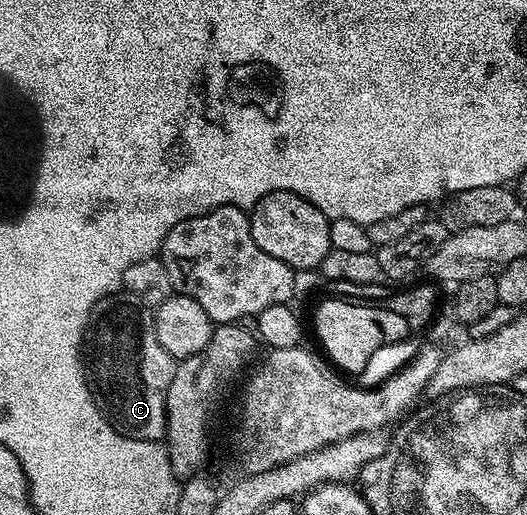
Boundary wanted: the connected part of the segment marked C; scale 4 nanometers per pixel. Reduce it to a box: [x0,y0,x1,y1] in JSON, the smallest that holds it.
[81,294,177,440]

